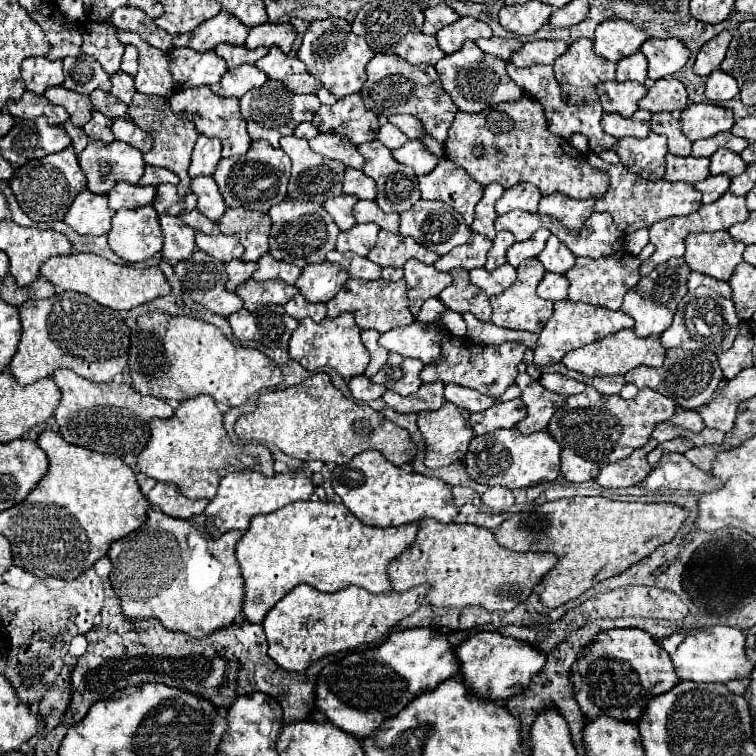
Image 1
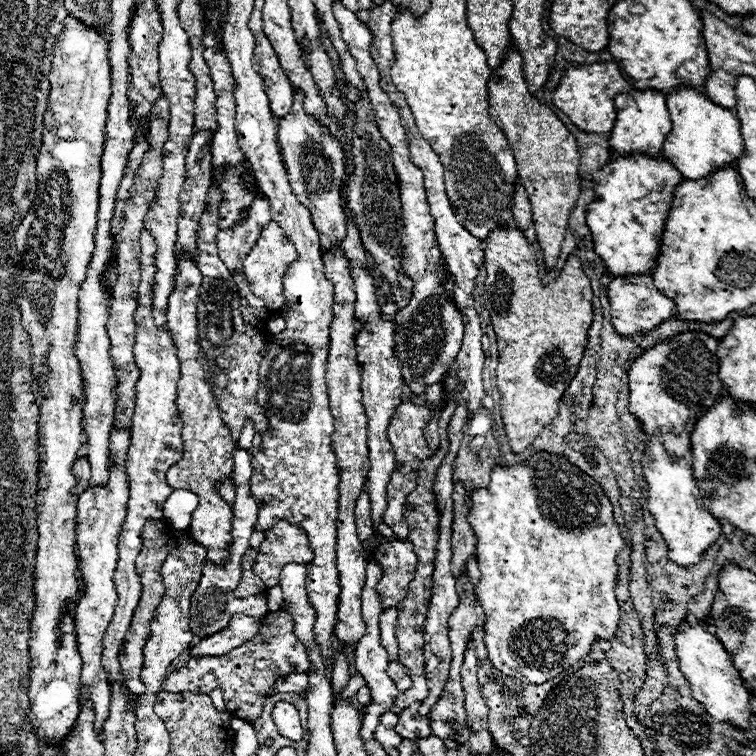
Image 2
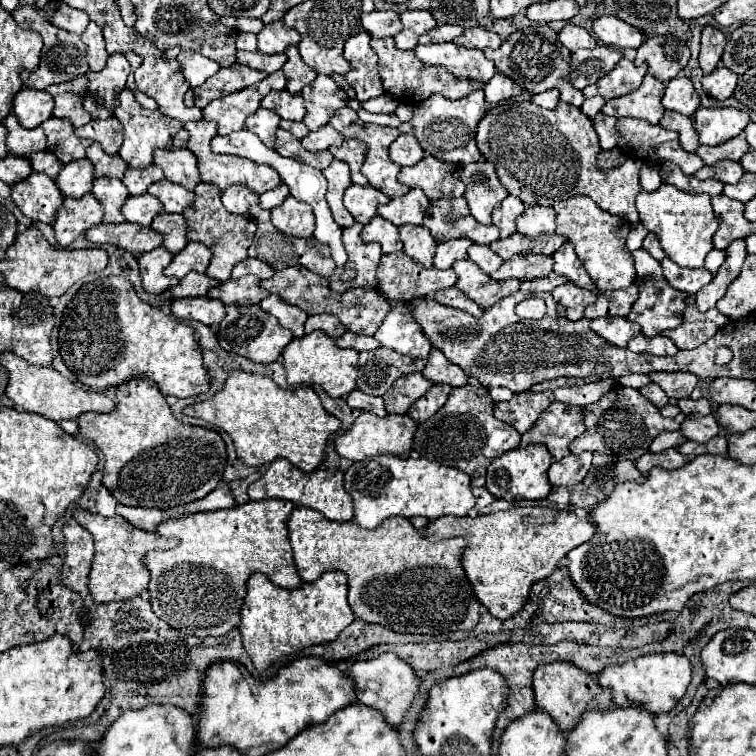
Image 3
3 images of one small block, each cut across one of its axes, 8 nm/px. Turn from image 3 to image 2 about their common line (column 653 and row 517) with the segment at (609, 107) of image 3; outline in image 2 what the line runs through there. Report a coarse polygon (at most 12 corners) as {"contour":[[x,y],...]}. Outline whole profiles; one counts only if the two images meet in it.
{"contour":[[112,426],[108,482],[78,496],[86,594],[74,608],[82,698],[110,714],[102,668],[116,610],[112,576],[126,516],[130,430]]}

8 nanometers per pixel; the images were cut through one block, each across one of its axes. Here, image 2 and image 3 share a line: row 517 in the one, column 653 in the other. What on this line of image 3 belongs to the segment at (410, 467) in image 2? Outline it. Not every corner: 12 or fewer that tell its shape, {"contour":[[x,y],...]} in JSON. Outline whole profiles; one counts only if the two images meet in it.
{"contour":[[648,384],[640,388],[640,394],[664,408],[668,404],[666,392],[658,384]]}

